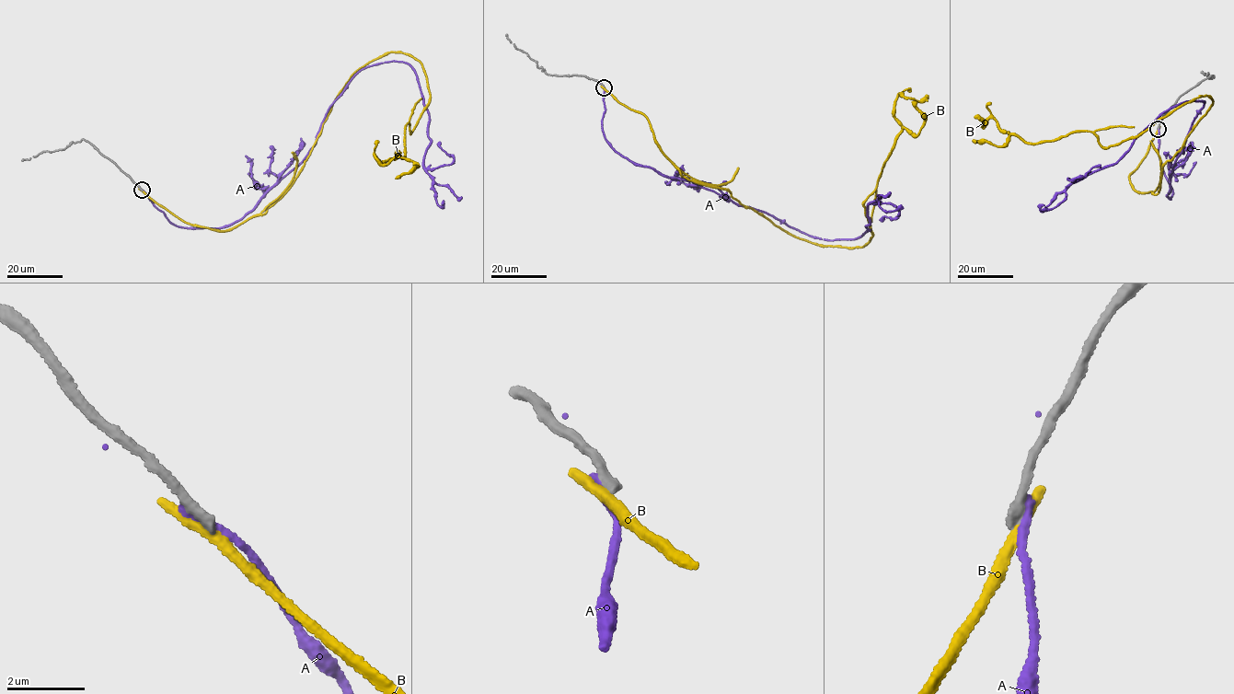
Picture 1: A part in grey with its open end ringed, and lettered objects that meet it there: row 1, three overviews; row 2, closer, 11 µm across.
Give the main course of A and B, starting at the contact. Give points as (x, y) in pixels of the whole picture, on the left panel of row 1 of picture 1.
A: (141, 189), (179, 226), (233, 224), (351, 78), (392, 61), (415, 71), (427, 168), (454, 161), (440, 143)
B: (141, 190), (201, 226), (257, 215), (391, 52), (430, 97), (403, 157), (374, 156), (397, 152)

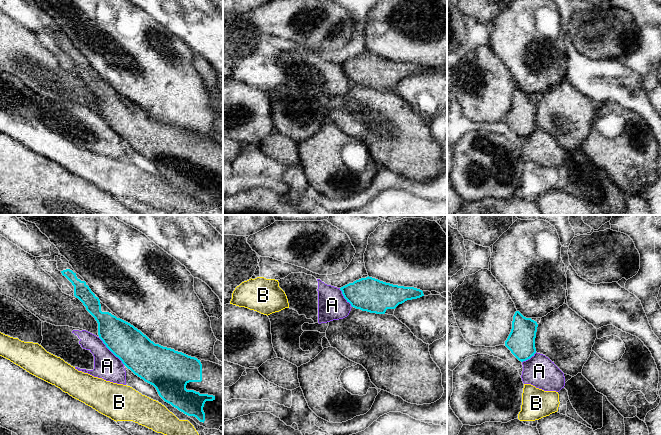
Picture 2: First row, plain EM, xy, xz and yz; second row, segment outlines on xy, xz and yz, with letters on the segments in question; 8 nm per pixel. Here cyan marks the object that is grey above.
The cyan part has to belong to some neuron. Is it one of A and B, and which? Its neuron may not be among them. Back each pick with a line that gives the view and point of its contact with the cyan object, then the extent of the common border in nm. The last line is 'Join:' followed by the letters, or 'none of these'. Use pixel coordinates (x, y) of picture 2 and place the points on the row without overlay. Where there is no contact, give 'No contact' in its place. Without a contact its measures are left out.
Join: none of these

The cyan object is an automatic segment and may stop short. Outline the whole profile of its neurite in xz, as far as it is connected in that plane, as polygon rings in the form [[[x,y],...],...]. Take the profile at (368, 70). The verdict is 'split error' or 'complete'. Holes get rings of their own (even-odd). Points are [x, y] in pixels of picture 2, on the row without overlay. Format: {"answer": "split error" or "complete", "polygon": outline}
{"answer": "split error", "polygon": [[[369,52],[349,59],[340,66],[352,83],[388,91],[394,91],[395,84],[407,76],[432,71],[429,67],[393,61]]]}

